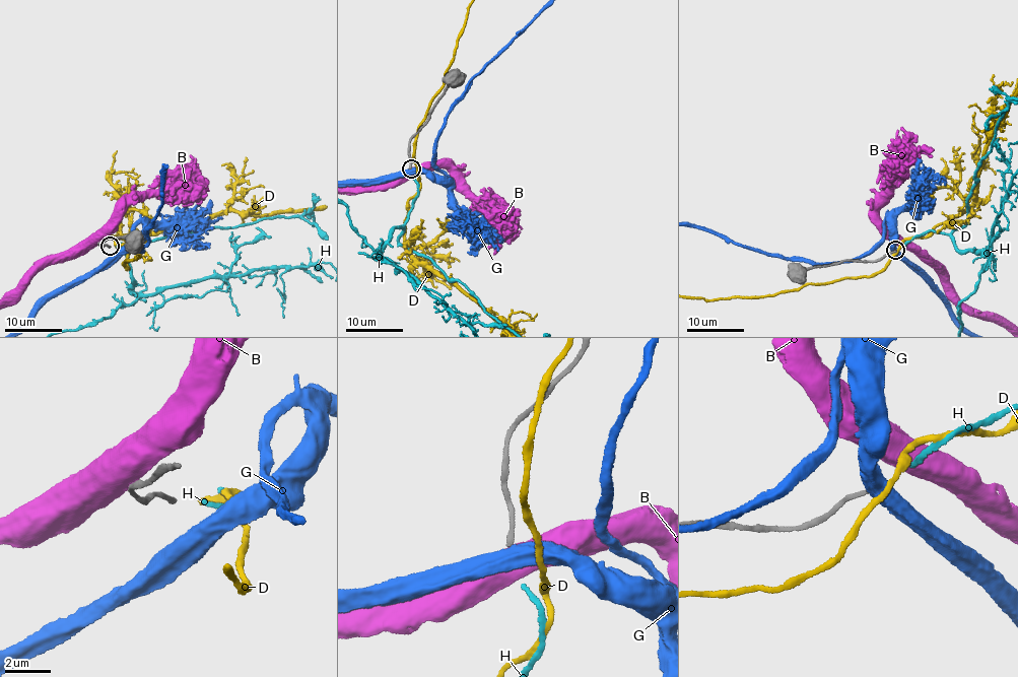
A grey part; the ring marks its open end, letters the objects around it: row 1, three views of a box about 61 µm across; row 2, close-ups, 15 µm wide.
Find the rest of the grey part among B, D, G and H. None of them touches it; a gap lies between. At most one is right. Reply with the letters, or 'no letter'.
H

